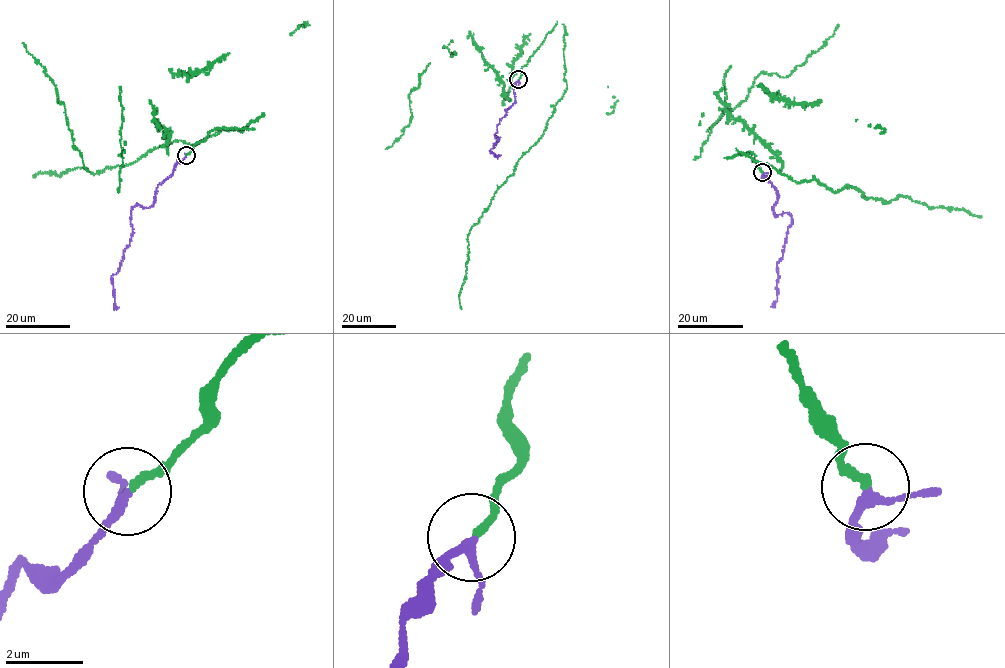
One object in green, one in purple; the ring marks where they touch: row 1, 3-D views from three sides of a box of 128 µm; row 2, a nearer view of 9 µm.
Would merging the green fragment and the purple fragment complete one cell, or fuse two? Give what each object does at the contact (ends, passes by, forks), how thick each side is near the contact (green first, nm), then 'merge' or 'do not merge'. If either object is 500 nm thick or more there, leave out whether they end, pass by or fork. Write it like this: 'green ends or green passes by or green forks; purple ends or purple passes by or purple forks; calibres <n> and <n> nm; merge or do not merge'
green ends; purple passes by; calibres 200 and 200 nm; merge

